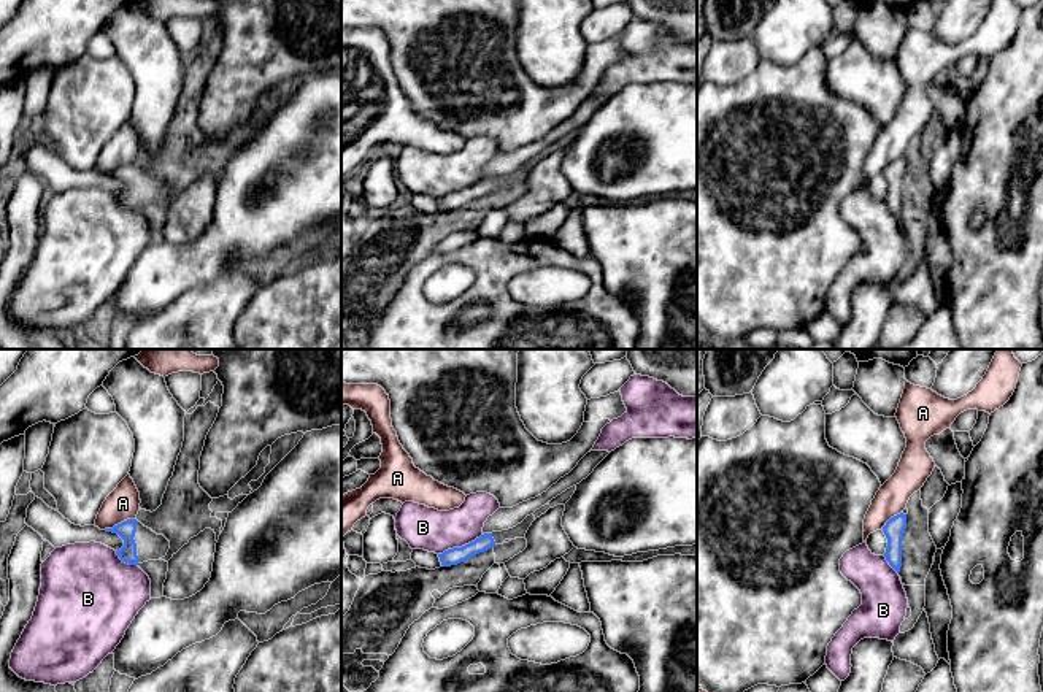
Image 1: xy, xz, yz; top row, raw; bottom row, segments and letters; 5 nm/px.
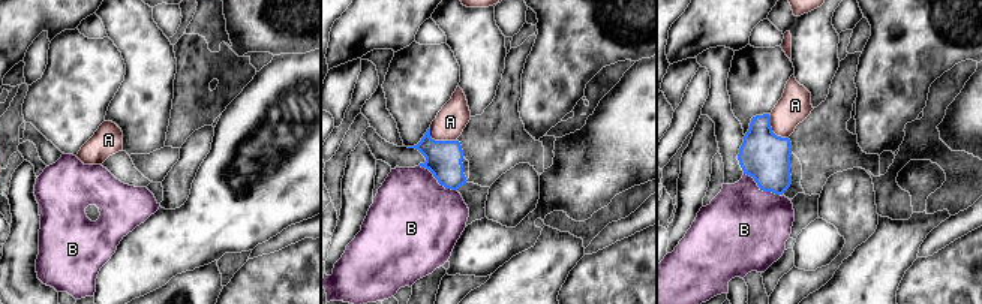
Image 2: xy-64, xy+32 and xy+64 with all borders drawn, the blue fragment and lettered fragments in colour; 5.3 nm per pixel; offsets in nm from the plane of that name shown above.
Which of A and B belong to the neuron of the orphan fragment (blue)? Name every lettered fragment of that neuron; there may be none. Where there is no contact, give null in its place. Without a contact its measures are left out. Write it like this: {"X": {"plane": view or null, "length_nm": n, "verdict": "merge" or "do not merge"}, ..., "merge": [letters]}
{"A": {"plane": "xy", "length_nm": 170, "verdict": "do not merge"}, "B": {"plane": "xz", "length_nm": 260, "verdict": "do not merge"}, "merge": []}

